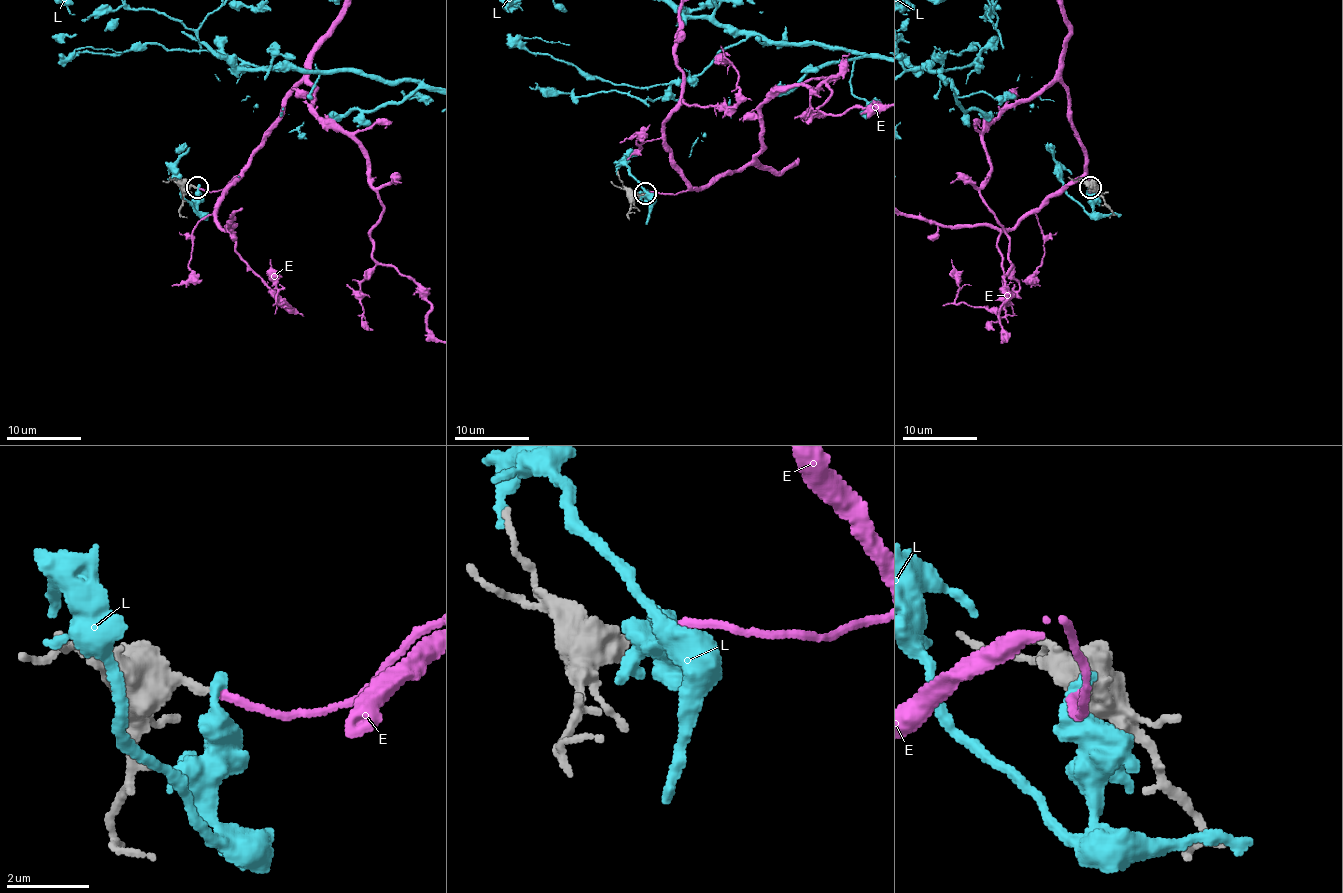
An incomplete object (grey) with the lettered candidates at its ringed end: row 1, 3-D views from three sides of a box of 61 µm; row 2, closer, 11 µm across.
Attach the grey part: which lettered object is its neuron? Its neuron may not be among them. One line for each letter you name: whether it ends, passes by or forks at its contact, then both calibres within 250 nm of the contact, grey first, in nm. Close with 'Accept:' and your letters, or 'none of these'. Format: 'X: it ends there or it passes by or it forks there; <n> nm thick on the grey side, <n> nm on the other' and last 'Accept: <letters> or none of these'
E: it ends there; 240 nm thick on the grey side, 190 nm on the other
Accept: E

